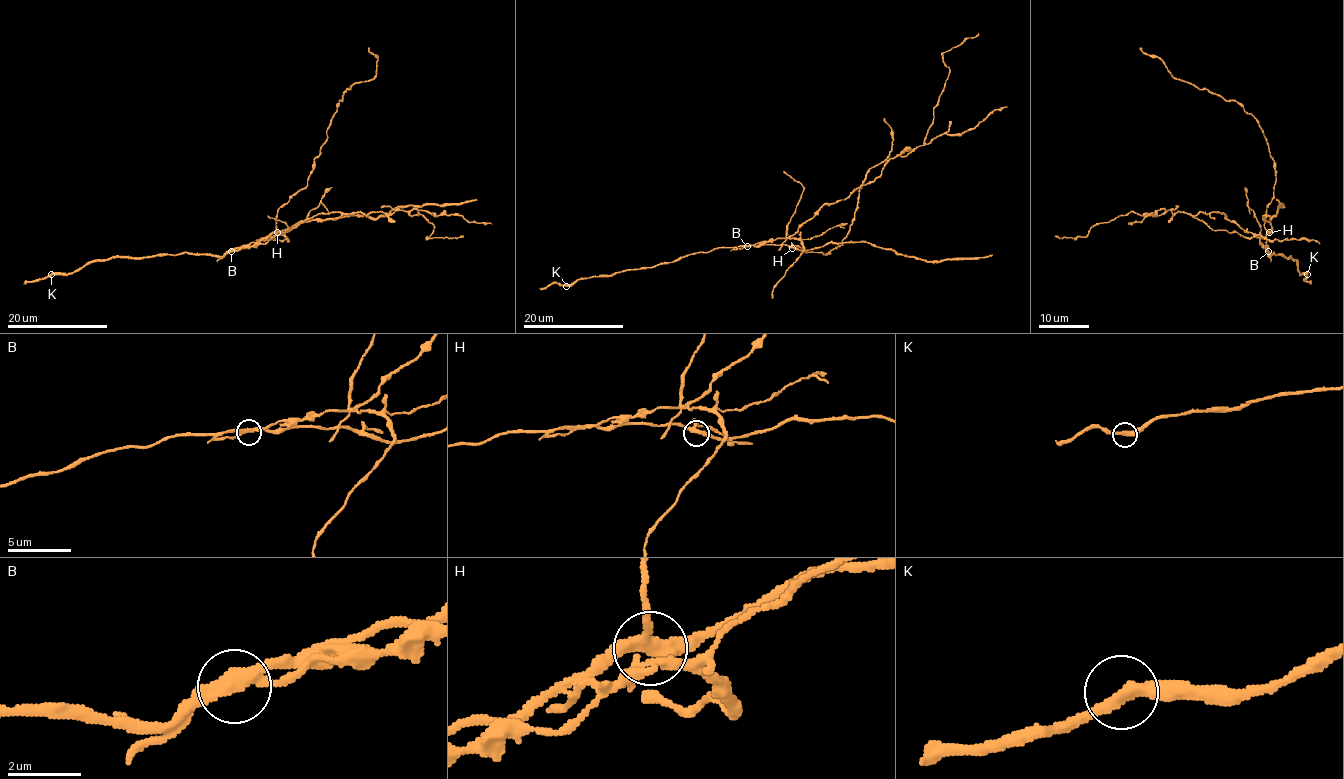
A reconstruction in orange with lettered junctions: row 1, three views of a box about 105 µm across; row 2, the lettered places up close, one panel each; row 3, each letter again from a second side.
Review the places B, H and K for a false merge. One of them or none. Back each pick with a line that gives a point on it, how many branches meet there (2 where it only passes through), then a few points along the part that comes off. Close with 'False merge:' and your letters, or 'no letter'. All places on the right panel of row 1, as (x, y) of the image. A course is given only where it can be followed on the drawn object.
B: place (1268, 251); branches 3; course (1268, 251), (1259, 239), (1219, 212), (1169, 210), (1157, 216), (1130, 211), (1095, 225), (1085, 236), (1055, 236)
False merge: B

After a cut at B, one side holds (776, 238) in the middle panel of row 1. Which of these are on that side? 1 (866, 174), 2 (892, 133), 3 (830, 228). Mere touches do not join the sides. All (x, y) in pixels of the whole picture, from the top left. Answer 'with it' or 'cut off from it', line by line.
1: cut off from it
2: cut off from it
3: with it

